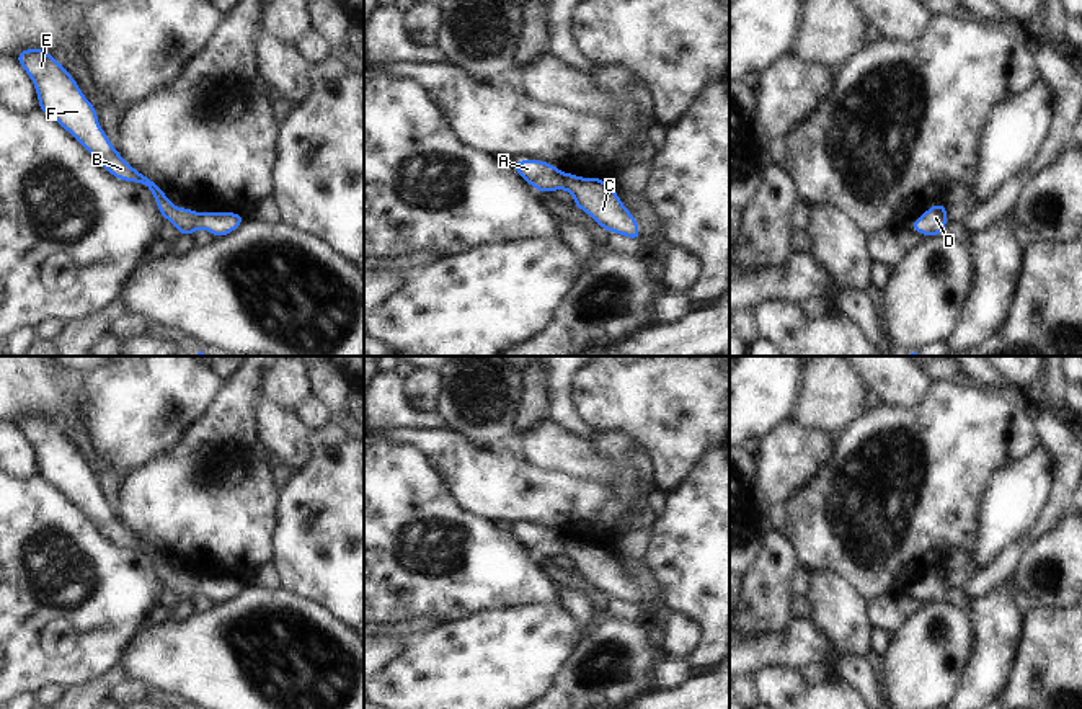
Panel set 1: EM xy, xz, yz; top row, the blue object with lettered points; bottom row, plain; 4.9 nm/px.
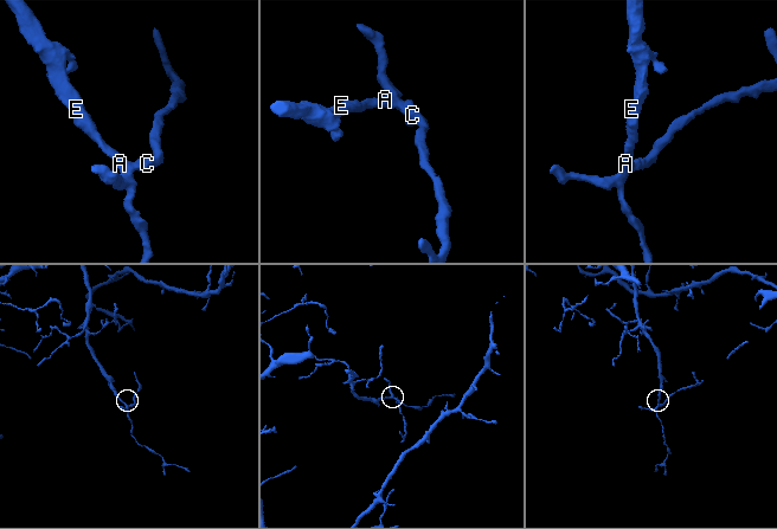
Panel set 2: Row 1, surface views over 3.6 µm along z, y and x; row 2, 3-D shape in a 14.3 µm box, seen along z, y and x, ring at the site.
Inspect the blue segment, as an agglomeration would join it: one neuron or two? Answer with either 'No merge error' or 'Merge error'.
No merge error

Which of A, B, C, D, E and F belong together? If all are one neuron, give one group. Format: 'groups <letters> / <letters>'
groups A B C D E F

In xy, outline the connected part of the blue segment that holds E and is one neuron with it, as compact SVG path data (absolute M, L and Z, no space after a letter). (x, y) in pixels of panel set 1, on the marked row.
M29 47L16 54L16 62L34 83L39 109L72 134L109 175L122 181L145 185L155 198L158 214L175 225L180 235L193 237L197 229L202 229L214 237L225 237L243 224L245 217L238 212L196 212L176 207L152 178L137 172L113 147L98 123L98 111L52 54Z

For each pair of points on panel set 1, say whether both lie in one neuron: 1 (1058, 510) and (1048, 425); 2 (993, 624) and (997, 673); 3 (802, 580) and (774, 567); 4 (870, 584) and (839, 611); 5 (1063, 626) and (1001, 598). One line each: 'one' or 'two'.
1: one
2: one
3: two
4: two
5: two

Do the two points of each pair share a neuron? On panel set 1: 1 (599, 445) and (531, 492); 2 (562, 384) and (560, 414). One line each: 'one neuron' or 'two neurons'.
1: one neuron
2: one neuron

